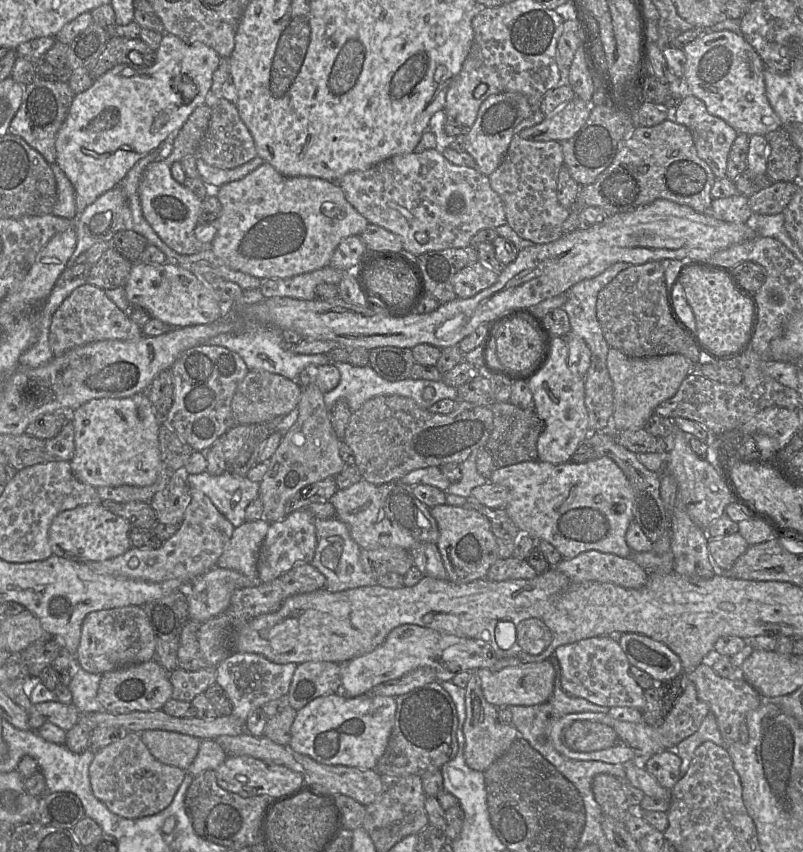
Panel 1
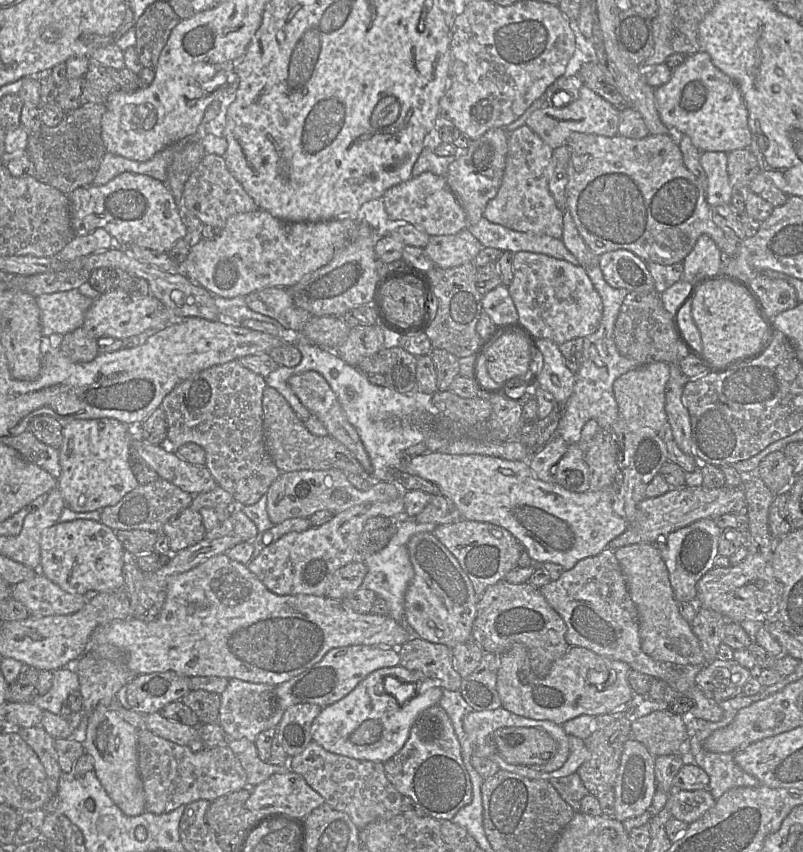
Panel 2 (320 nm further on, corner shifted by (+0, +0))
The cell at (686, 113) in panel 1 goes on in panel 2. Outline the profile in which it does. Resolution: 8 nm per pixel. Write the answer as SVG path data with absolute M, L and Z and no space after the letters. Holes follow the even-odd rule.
M701 152L700 163L707 177L706 199L711 207L729 204L733 187L728 175L728 153Z

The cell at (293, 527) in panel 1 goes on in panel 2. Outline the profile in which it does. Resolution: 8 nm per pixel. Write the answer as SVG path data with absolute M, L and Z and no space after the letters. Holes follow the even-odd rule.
M402 495L392 501L365 502L335 514L331 520L318 526L310 526L303 532L289 532L274 543L266 546L258 556L252 558L247 567L263 584L277 595L315 595L326 596L329 582L334 572L346 564L355 561L356 551L366 521L375 516L391 518L393 521L404 515Z

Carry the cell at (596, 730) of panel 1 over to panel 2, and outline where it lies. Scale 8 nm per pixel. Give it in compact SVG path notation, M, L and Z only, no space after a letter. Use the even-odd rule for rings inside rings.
M504 727L496 729L492 738L497 751L509 764L541 766L557 751L555 739L542 728Z

